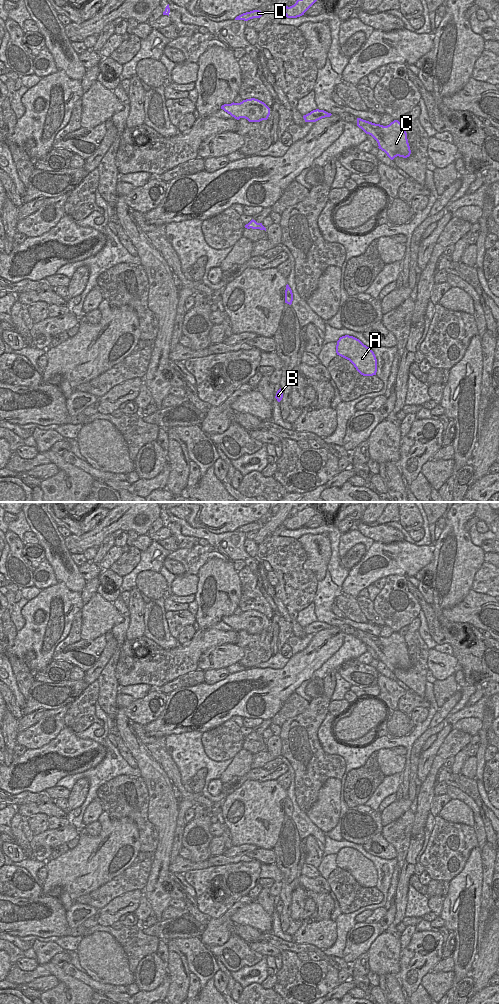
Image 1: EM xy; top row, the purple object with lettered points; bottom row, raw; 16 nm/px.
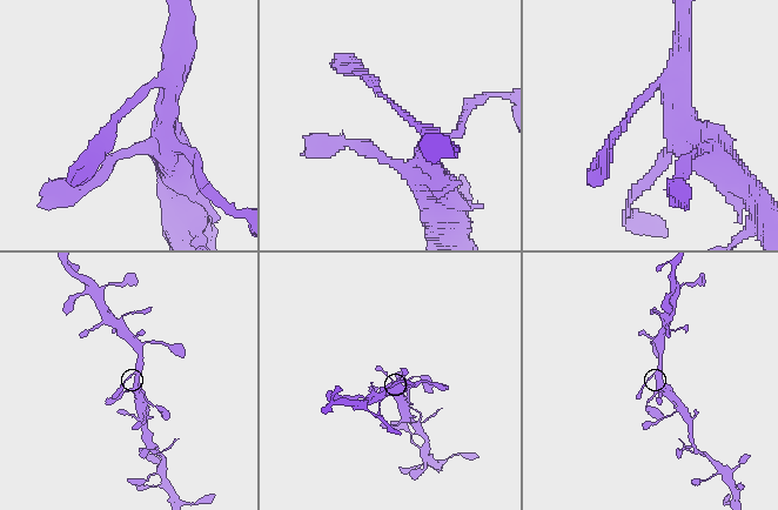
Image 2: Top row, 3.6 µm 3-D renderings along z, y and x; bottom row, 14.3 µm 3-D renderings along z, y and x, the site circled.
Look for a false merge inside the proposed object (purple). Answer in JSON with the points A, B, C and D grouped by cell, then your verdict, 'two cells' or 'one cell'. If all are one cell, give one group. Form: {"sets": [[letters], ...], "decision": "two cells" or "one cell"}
{"sets": [["A", "B", "C", "D"]], "decision": "one cell"}

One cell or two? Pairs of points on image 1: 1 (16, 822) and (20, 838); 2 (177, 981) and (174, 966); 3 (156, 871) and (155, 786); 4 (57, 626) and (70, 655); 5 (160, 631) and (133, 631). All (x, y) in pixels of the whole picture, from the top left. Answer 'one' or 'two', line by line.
1: one
2: one
3: one
4: two
5: two

